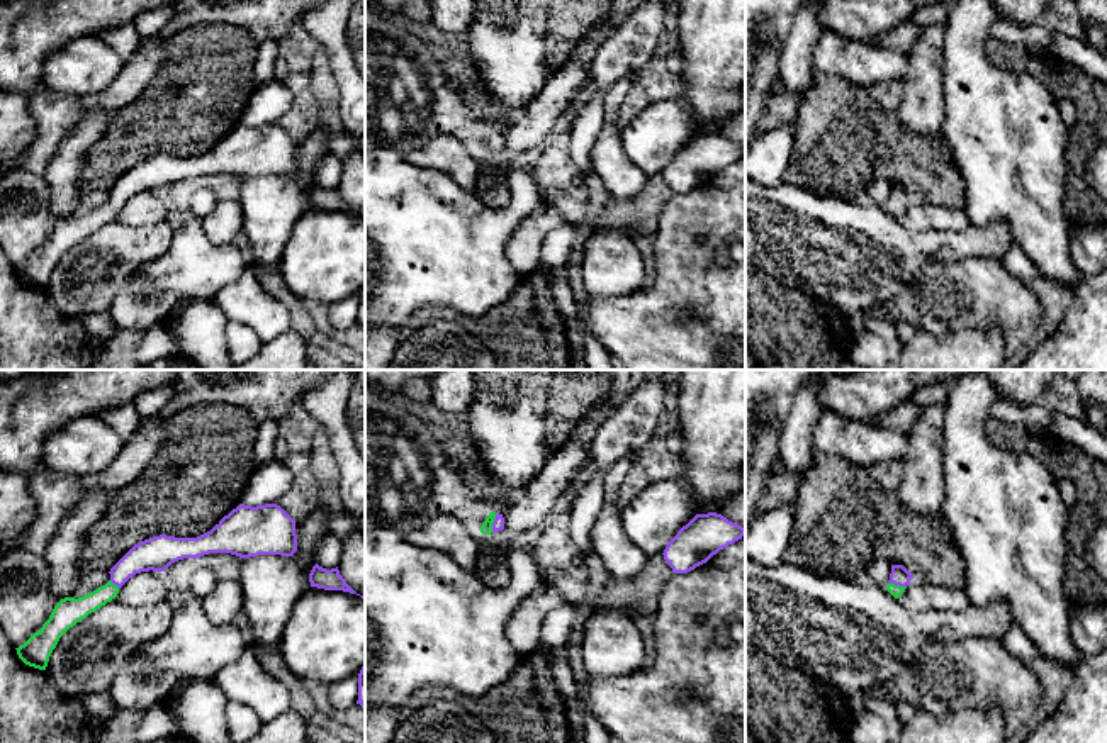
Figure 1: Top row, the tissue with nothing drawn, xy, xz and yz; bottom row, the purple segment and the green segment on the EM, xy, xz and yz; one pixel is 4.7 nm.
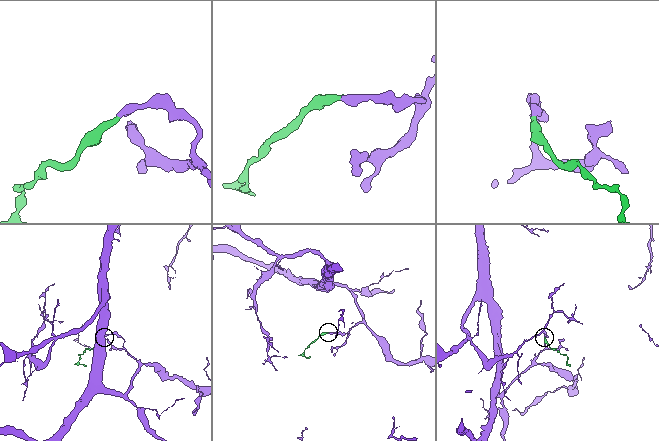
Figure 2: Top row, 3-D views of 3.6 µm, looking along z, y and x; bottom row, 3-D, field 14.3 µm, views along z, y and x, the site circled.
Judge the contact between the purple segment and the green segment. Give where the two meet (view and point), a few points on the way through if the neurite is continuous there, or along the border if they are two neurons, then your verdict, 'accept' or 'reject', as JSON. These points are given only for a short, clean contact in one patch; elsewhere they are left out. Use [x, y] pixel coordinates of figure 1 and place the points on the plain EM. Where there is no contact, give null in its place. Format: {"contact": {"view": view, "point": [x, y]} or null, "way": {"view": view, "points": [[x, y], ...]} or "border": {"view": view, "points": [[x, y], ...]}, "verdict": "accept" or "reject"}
{"contact": {"view": "xz", "point": [493, 143]}, "way": {"view": "xz", "points": [[498, 145], [493, 143], [486, 148]]}, "verdict": "accept"}

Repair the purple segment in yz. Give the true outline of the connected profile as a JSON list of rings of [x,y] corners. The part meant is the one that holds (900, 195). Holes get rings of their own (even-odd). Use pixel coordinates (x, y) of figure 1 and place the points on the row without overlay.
[[[891,185],[891,193],[890,193],[886,210],[895,219],[898,219],[905,212],[912,198],[913,195],[903,185]]]

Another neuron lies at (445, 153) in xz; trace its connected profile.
[[[438,134],[404,156],[414,166],[438,170],[452,176],[467,190],[477,185],[480,156],[467,149],[453,134]]]

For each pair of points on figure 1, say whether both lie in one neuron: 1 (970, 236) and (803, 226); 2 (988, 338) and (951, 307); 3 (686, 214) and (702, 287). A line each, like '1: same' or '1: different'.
1: same
2: different
3: same

